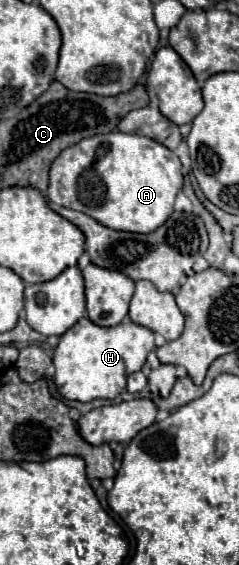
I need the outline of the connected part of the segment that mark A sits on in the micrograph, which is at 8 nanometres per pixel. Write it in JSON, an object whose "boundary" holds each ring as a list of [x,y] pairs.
{"boundary":[[[119,131],[96,134],[68,146],[52,162],[46,194],[50,202],[90,214],[112,230],[148,234],[174,212],[174,198],[182,188],[180,168],[178,156],[152,138]]]}

